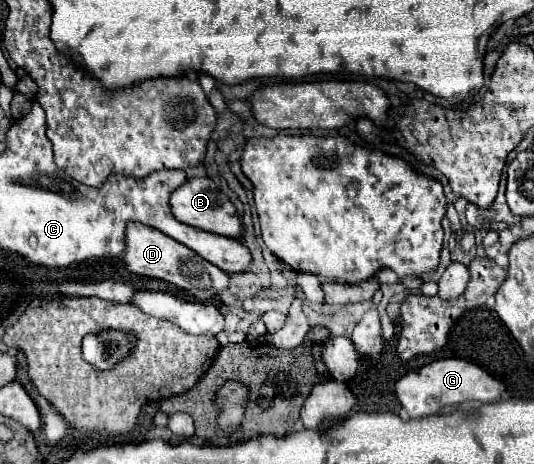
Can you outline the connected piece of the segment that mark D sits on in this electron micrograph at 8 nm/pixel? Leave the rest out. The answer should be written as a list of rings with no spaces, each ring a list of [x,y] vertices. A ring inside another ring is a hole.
[[[128,223],[128,227],[126,227],[124,261],[132,273],[168,281],[168,283],[188,291],[190,295],[194,295],[200,301],[212,299],[216,293],[220,293],[222,289],[228,289],[228,285],[230,285],[230,273],[208,263],[206,259],[202,259],[198,253],[194,253],[186,245],[178,243],[176,239],[172,239],[160,231],[154,231],[152,227],[142,225],[142,223]]]

